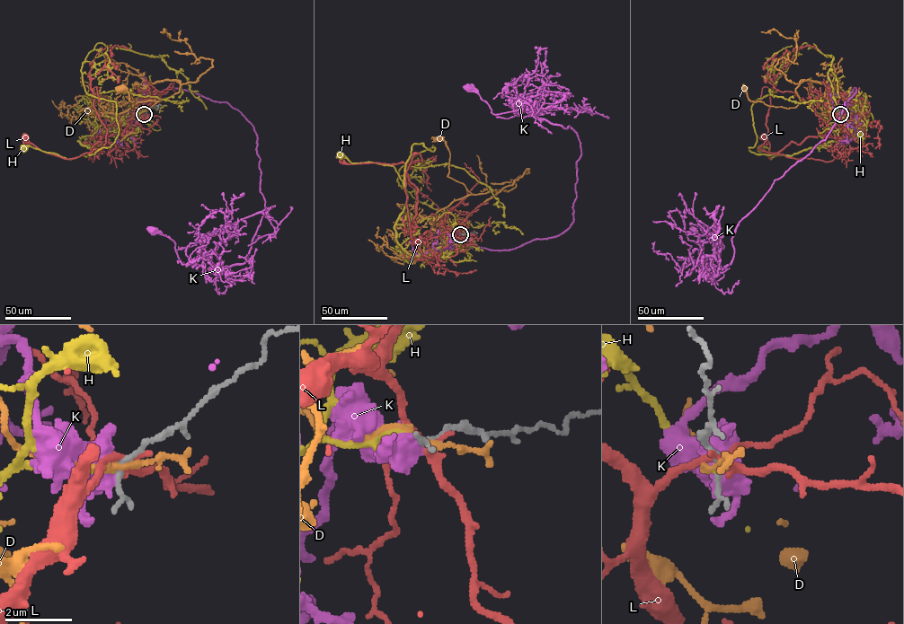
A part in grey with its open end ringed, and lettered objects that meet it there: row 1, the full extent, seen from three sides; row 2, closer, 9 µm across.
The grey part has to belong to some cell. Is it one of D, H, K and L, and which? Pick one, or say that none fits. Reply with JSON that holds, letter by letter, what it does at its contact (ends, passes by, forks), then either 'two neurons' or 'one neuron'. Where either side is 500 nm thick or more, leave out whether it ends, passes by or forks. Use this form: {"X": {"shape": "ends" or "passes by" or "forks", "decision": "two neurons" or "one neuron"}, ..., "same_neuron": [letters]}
{"D": {"shape": "passes by", "decision": "two neurons"}, "H": {"shape": "ends", "decision": "one neuron"}, "K": {"shape": "forks", "decision": "two neurons"}, "L": {"shape": "forks", "decision": "two neurons"}, "same_neuron": ["H"]}

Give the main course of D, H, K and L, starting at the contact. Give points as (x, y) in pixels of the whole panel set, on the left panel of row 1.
D: (144, 114), (137, 108), (145, 89), (176, 80), (179, 92), (150, 108), (131, 107), (134, 101), (122, 89)
H: (144, 114), (82, 138), (91, 150), (86, 156), (67, 159), (23, 148)
K: (144, 114), (174, 88), (236, 109), (257, 136), (265, 202), (246, 260), (206, 282), (151, 231)
L: (145, 113), (128, 131), (98, 136), (101, 144), (97, 142), (89, 153), (75, 158), (44, 152), (24, 137)

